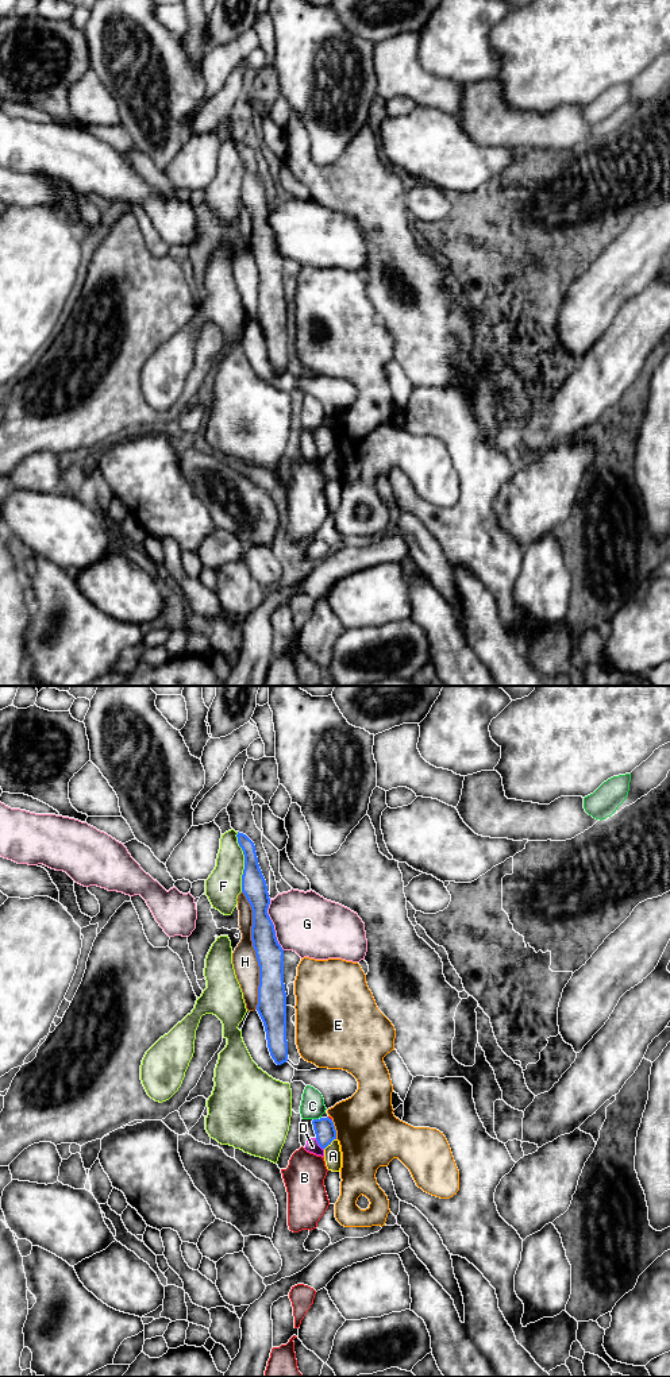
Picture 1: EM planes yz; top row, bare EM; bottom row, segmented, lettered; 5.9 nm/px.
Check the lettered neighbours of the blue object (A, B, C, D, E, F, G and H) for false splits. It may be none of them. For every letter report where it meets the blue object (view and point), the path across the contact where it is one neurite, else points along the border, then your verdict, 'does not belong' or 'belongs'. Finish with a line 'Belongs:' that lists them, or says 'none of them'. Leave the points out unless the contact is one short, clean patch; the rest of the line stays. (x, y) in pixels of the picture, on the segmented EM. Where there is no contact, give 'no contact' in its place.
A: yz (330, 1144) | along yz (335, 1138), (324, 1149) | does not belong
B: yz (328, 1118) | does not belong
C: yz (316, 1119) | along yz (314, 1118), (318, 1119) | does not belong
D: yz (318, 1142) | does not belong
E: yz (334, 1129) | does not belong
F: yz (245, 861) | does not belong
G: yz (273, 925) | along yz (269, 899), (268, 915), (273, 925), (276, 940), (284, 949) | does not belong
H: yz (254, 949) | does not belong
Belongs: none of them

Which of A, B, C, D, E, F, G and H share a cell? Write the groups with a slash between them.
A H / B / C / D / E / F / G

